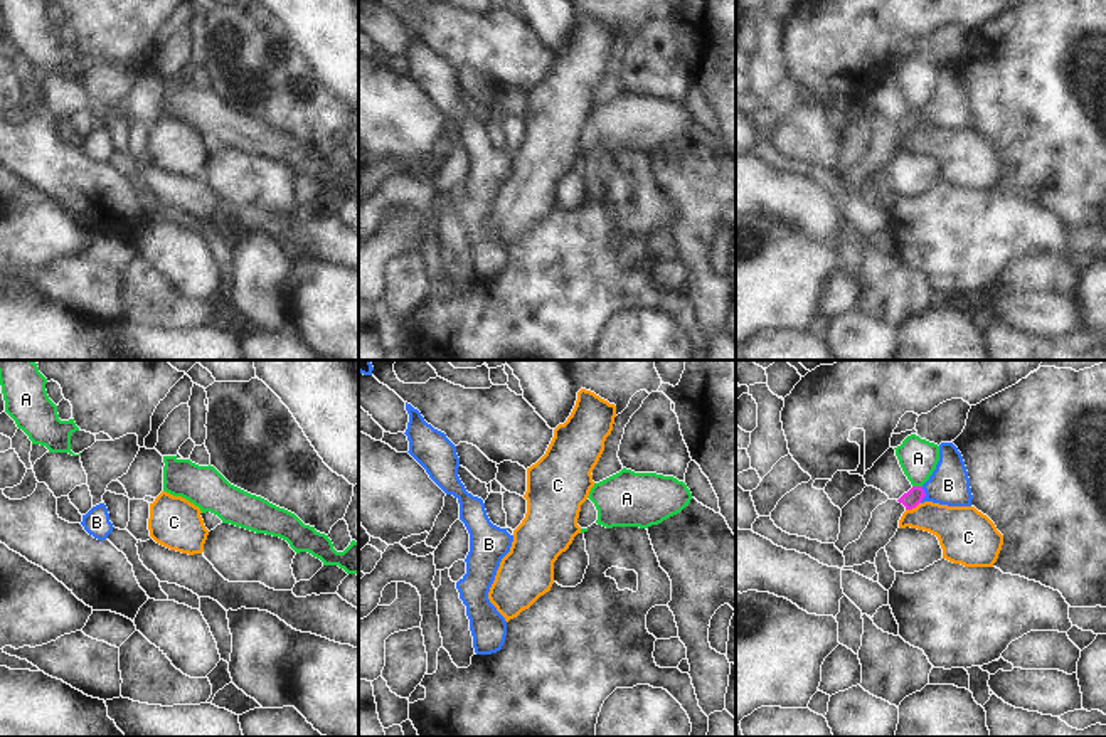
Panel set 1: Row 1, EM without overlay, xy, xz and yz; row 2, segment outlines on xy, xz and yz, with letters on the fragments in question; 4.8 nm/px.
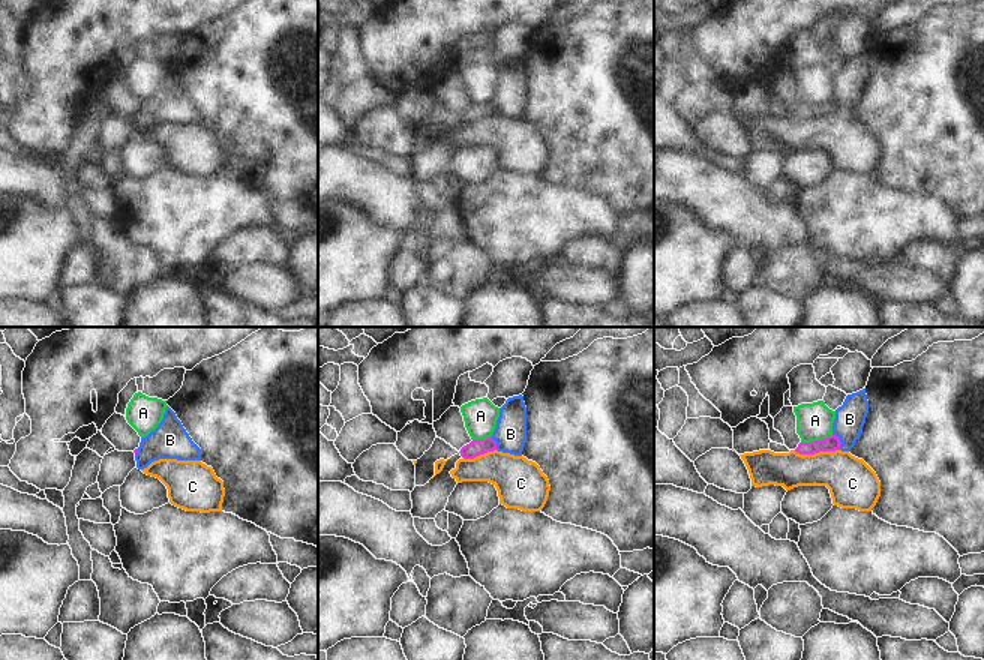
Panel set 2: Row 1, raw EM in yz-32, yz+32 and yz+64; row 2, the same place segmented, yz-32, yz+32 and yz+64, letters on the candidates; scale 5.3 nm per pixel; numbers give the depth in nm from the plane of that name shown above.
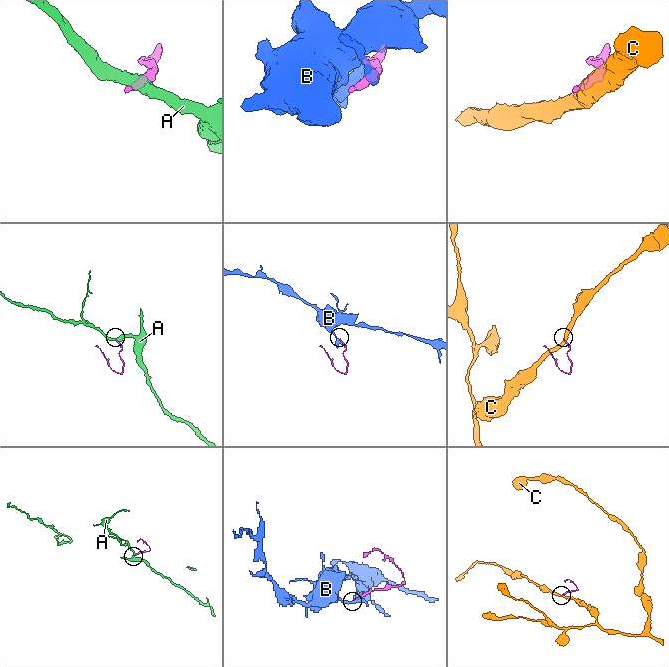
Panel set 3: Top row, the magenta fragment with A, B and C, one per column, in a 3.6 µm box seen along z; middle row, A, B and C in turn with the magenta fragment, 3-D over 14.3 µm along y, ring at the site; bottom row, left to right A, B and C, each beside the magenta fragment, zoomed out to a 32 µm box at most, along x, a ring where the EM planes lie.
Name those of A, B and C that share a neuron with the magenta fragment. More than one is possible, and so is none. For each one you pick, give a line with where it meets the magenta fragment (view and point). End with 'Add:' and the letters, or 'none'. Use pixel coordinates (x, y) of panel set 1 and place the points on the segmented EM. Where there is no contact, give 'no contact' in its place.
Add: none

